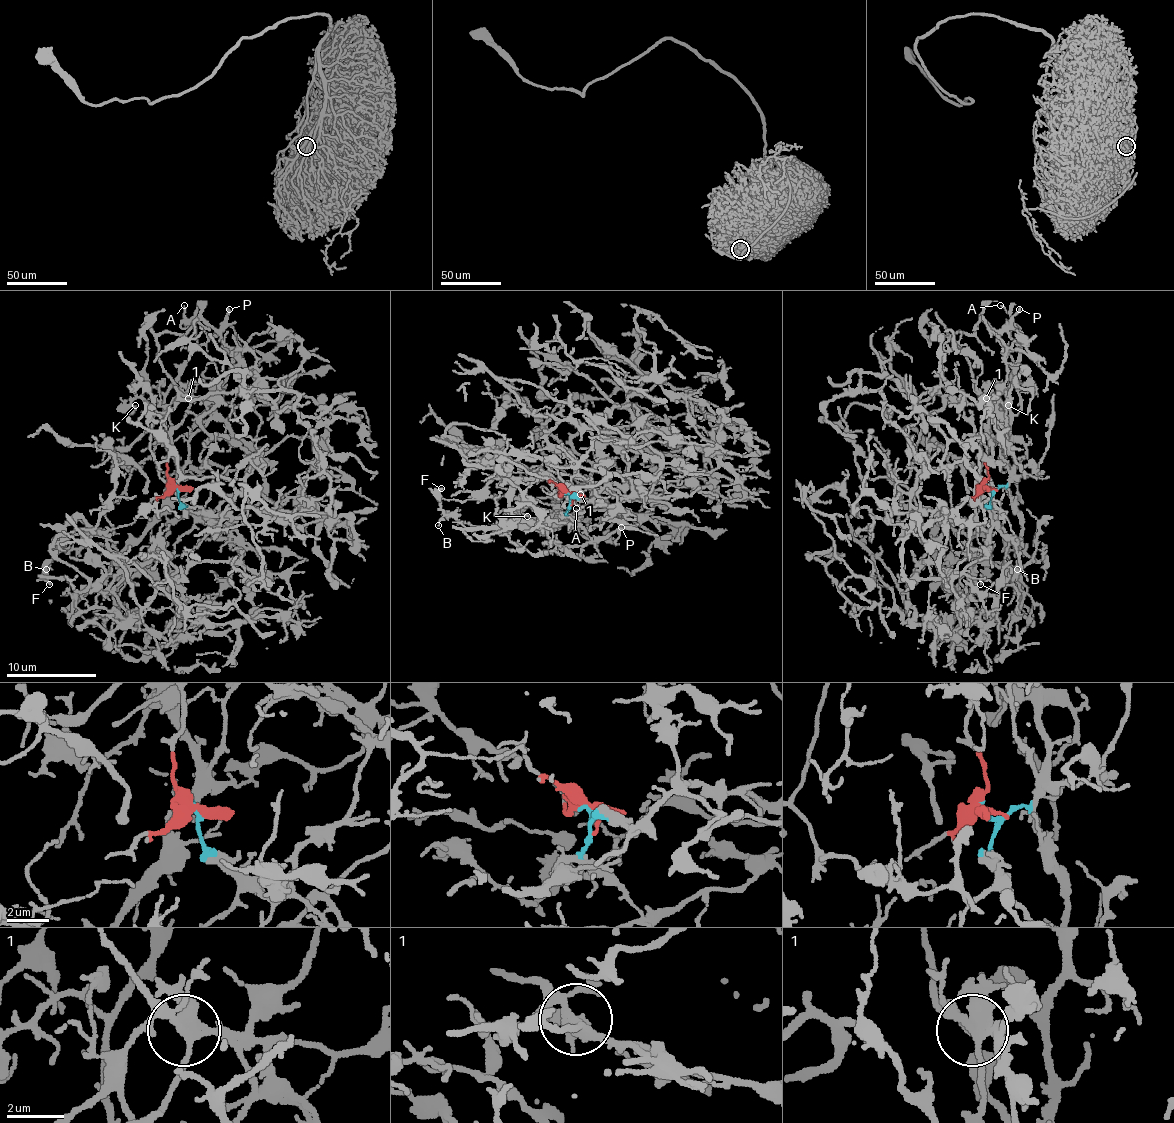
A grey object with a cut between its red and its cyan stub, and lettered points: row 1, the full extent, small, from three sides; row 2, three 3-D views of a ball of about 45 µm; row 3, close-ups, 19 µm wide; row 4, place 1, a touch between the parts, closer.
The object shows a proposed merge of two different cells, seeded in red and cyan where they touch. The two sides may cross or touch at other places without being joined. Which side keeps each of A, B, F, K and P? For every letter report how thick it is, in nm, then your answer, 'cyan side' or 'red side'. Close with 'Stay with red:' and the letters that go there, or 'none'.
A: 100 nm | cyan side
B: 130 nm | cyan side
F: 280 nm | cyan side
K: 100 nm | cyan side
P: 200 nm | red side
Stay with red: P

